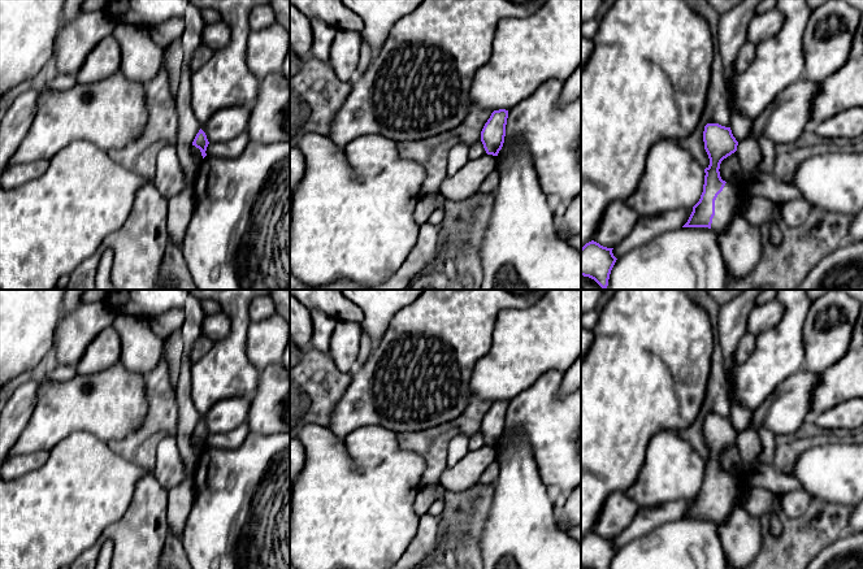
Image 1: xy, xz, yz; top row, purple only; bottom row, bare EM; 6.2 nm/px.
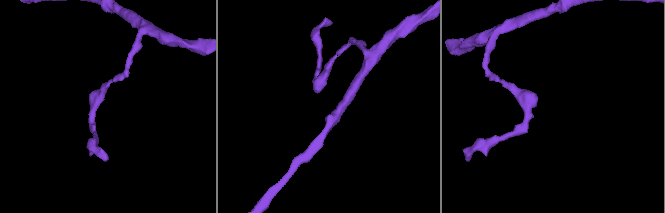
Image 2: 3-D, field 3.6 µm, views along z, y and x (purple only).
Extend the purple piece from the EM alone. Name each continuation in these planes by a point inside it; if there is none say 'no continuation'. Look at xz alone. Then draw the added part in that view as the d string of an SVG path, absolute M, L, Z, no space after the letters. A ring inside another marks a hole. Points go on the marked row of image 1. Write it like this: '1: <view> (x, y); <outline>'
no continuation

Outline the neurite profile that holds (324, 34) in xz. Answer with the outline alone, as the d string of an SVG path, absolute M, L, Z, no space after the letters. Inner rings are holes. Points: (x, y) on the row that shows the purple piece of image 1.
M316 18L309 19L313 32L313 42L309 55L317 57L322 62L329 62L330 48L333 45L337 29Z

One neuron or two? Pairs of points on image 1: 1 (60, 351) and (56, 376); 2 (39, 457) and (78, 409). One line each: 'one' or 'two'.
1: two
2: two

